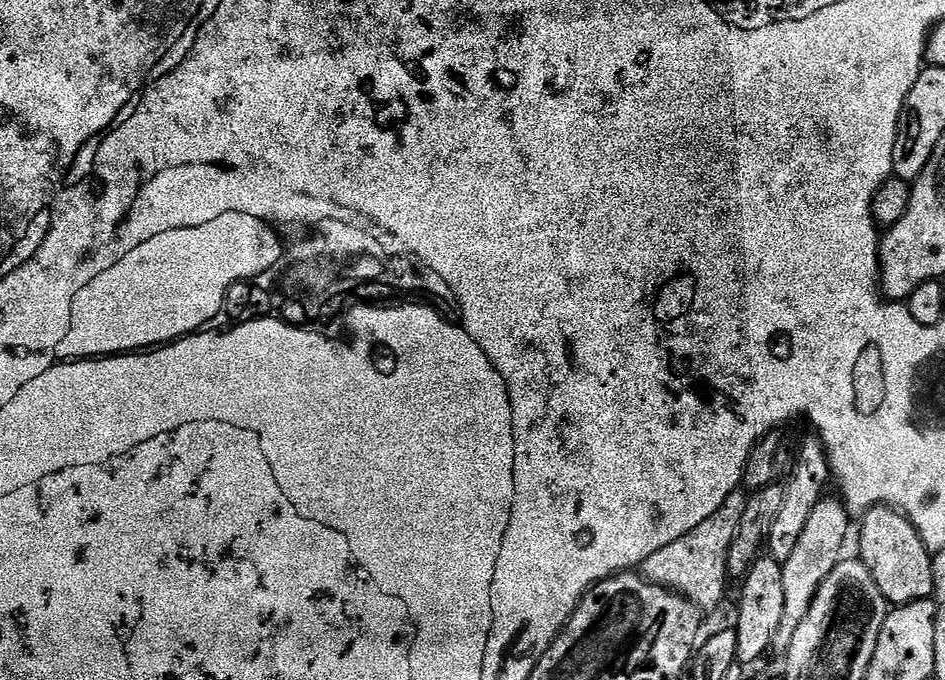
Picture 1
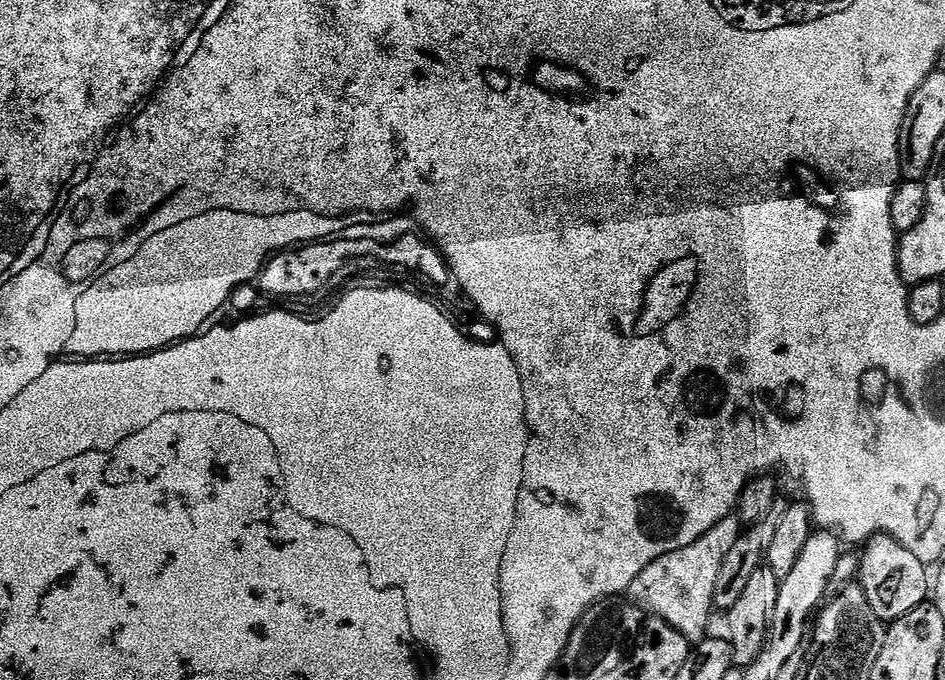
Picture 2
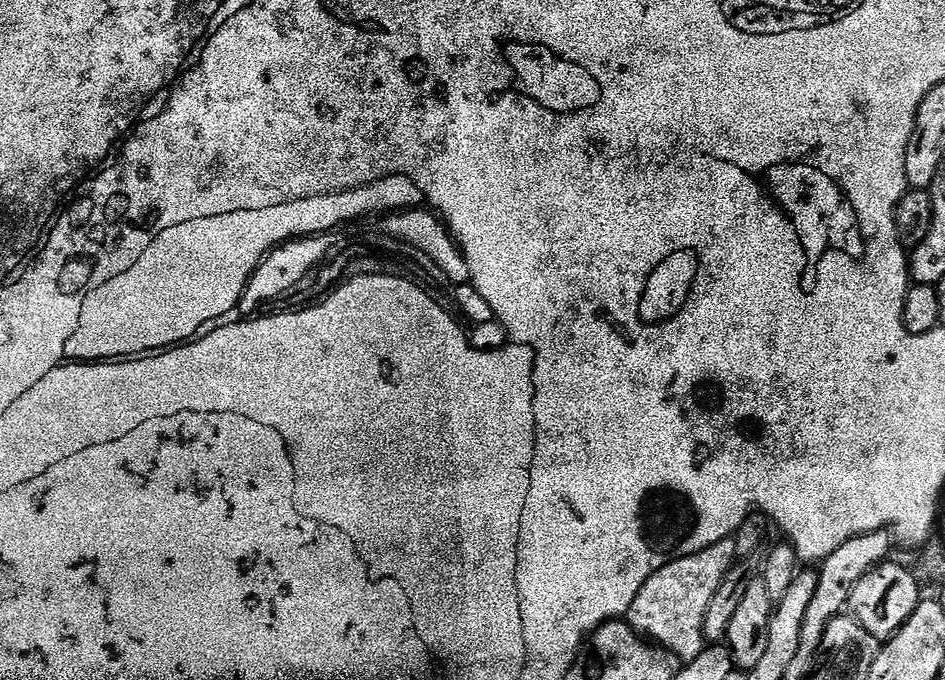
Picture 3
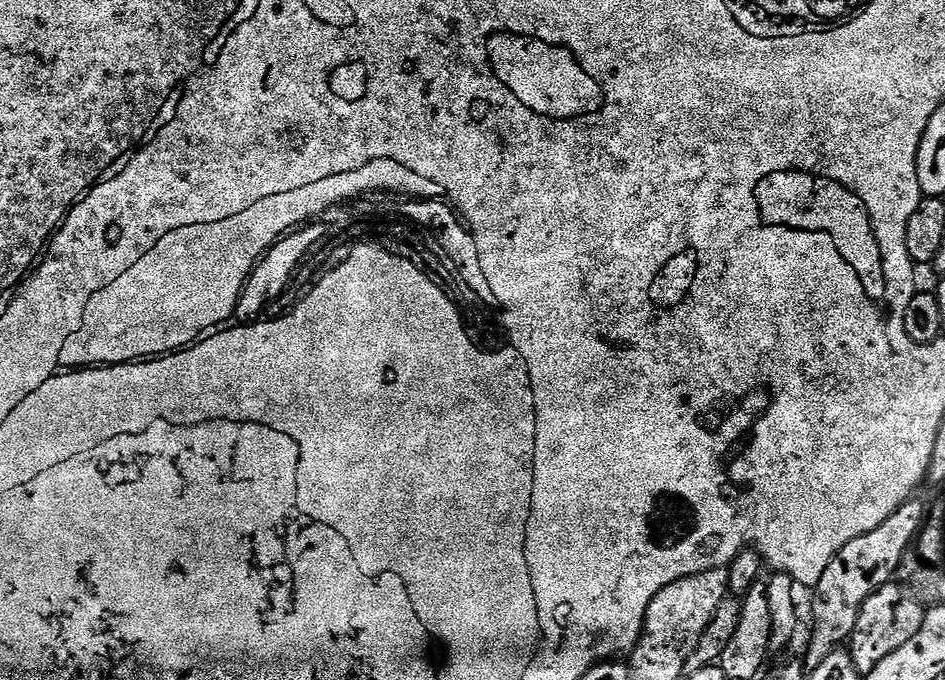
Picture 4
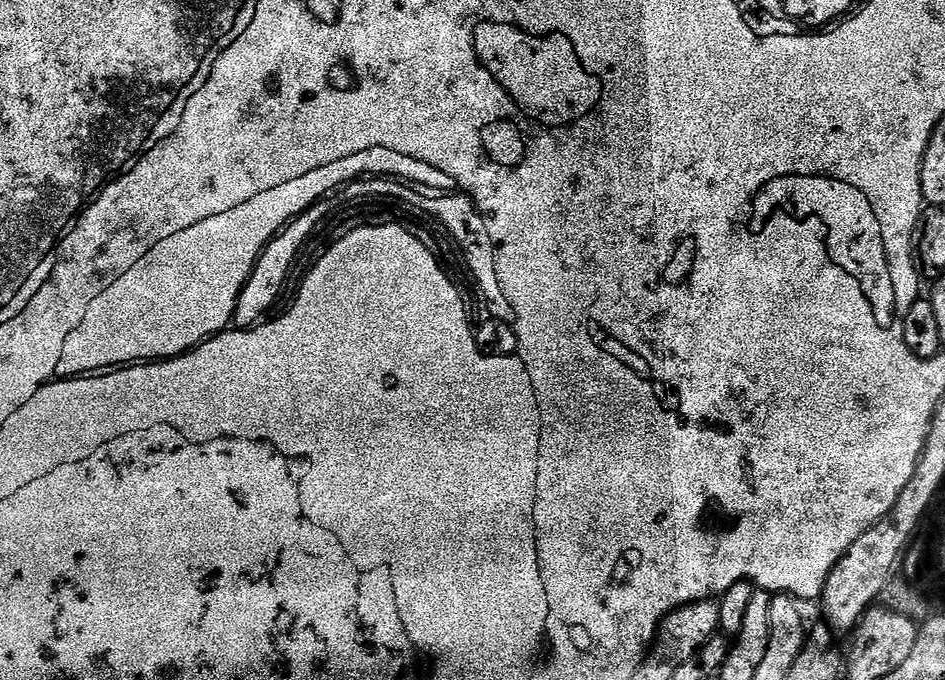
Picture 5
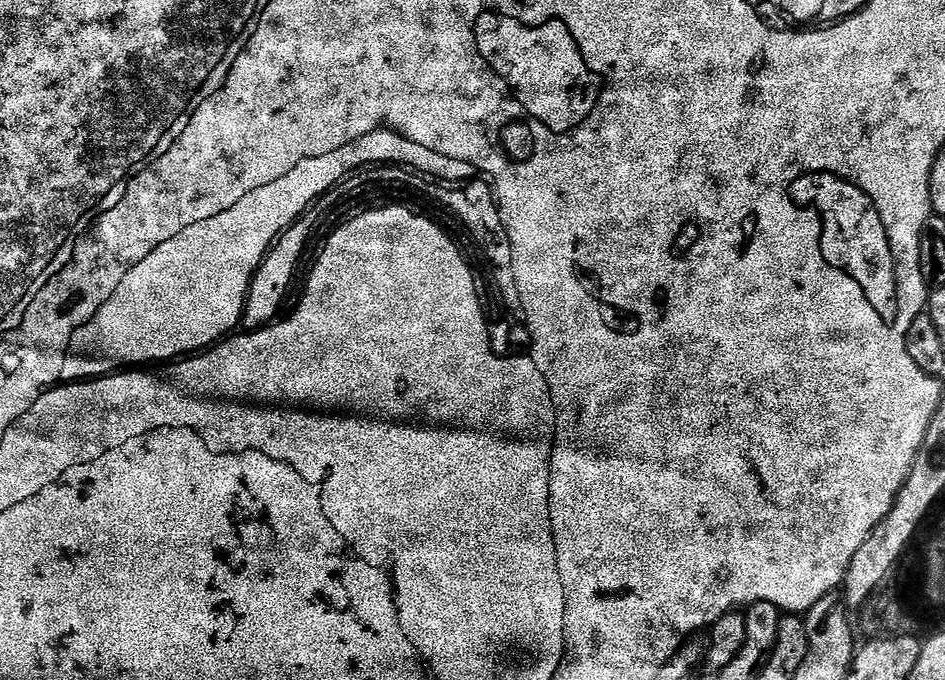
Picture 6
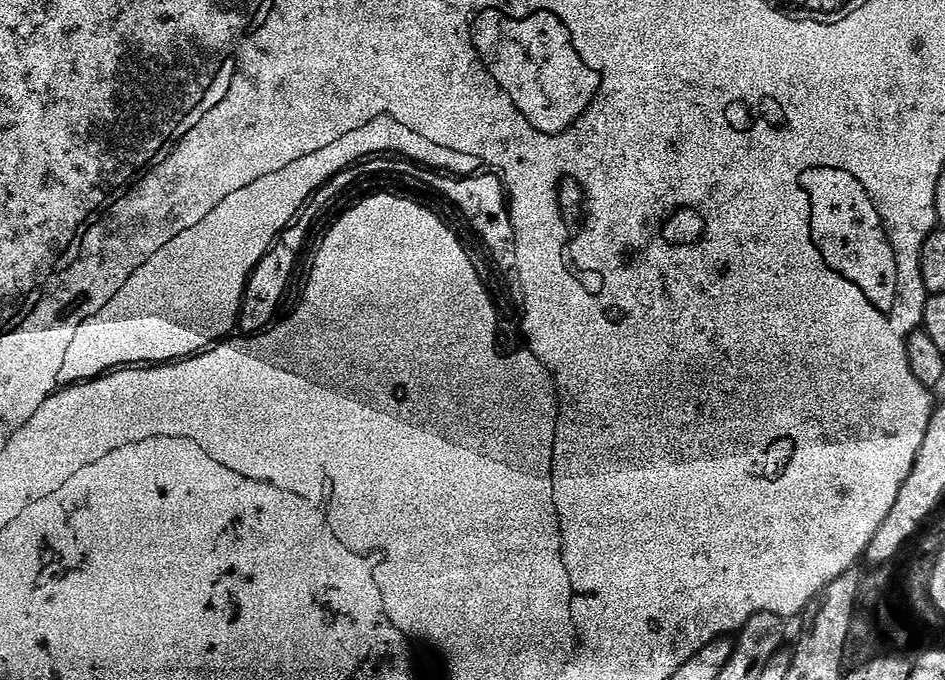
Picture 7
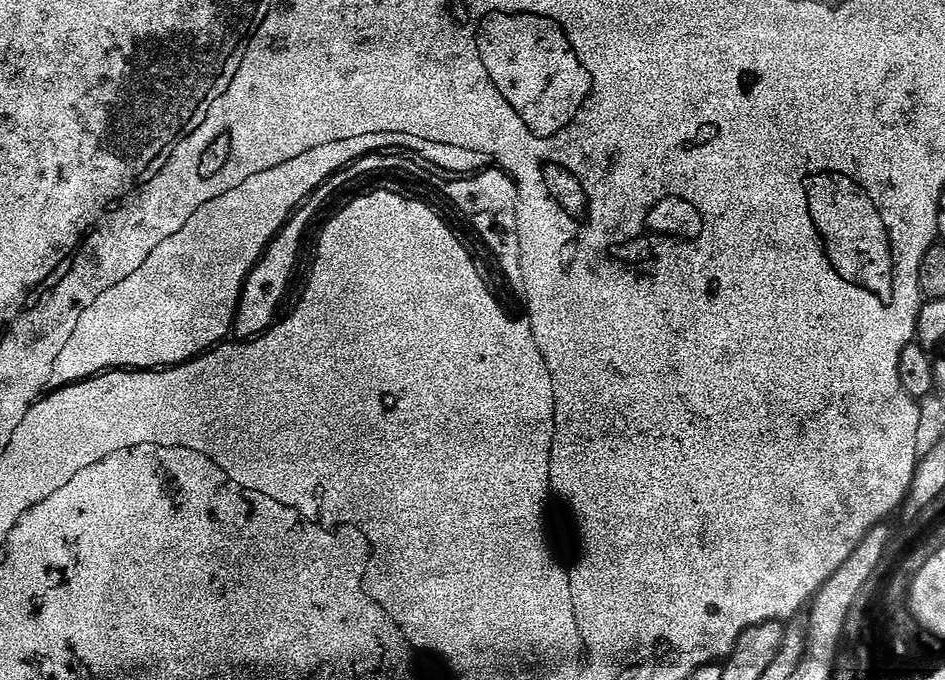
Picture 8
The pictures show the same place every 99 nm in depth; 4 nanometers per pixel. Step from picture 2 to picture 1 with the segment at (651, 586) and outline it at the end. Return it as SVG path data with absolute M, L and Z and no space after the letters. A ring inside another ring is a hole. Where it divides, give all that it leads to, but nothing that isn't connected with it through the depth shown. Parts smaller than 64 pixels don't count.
M741 489L730 493L722 506L690 530L690 534L682 534L682 538L670 542L670 546L662 546L662 550L650 554L642 565L643 579L679 592L701 611L714 609L724 596L728 550L738 532L747 500L747 493Z

